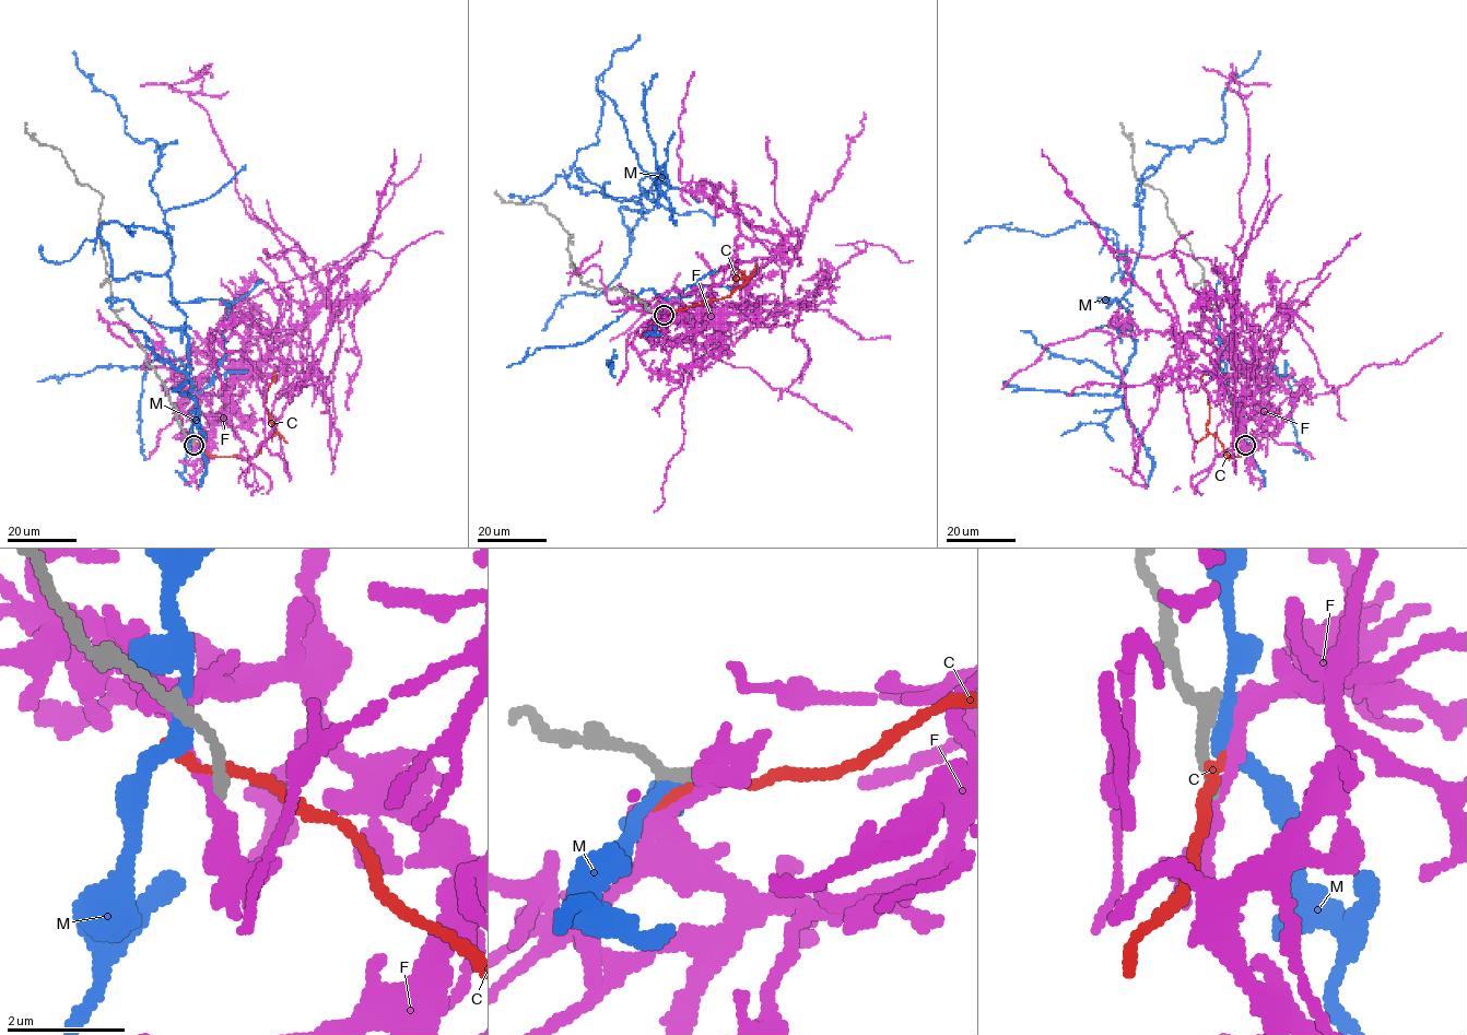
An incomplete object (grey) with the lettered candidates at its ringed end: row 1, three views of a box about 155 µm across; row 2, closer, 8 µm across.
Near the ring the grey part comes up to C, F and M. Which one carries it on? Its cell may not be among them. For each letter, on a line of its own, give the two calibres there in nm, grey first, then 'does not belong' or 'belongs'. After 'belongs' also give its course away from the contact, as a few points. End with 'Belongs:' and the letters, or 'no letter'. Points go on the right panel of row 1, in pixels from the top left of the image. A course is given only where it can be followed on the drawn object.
C: calibres 220 and 220 nm; does not belong
F: calibres 190 and 240 nm; does not belong
M: calibres 220 and 260 nm; does not belong
Belongs: no letter

